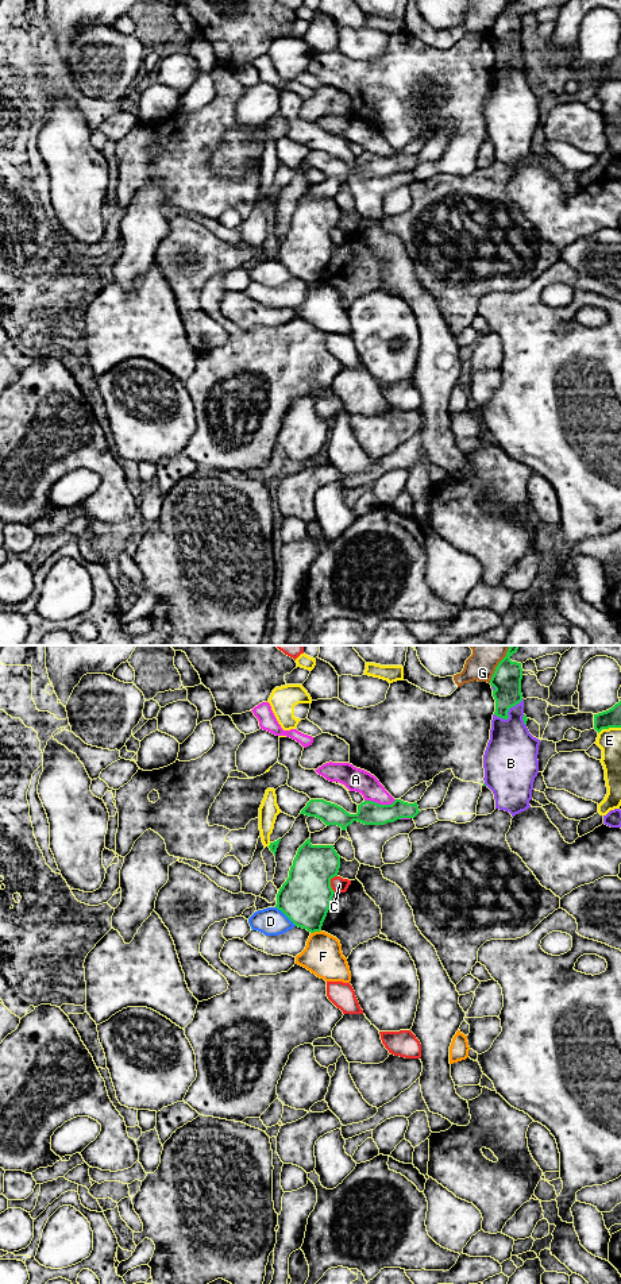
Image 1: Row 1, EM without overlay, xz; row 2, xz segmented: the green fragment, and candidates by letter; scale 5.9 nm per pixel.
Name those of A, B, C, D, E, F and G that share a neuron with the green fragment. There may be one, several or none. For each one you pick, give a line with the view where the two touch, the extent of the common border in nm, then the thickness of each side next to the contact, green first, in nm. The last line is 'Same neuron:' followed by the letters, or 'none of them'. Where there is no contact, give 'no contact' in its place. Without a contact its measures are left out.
Same neuron: none of them

